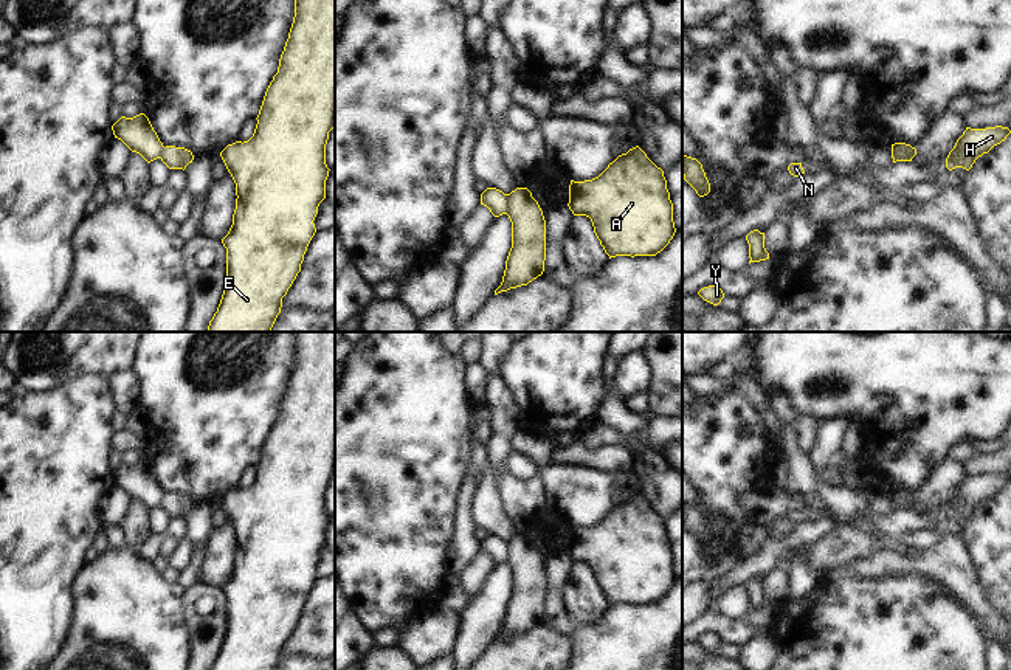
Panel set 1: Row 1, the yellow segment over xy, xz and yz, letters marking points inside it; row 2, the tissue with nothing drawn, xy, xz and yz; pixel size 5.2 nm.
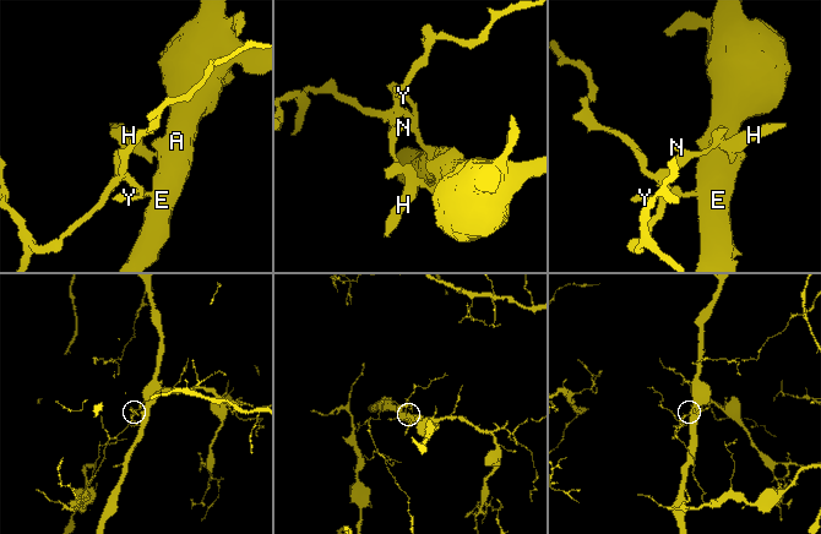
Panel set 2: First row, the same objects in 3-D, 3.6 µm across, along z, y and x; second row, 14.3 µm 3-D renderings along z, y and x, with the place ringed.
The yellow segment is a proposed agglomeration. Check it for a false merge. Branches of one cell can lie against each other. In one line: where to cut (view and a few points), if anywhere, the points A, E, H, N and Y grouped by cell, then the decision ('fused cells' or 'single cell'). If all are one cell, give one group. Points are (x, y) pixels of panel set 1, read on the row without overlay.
cut xz (509, 542), (509, 557), (506, 560); groups A E H Y / N; fused cells

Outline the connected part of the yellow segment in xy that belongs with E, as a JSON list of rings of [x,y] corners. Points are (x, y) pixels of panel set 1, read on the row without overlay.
[[[293,332],[295,338],[295,364],[285,389],[284,399],[279,406],[278,420],[270,430],[259,462],[253,484],[248,489],[236,489],[228,492],[220,504],[236,530],[236,557],[233,561],[233,572],[228,582],[222,586],[226,596],[226,633],[209,670],[274,670],[281,661],[282,645],[287,642],[298,620],[312,585],[316,580],[315,565],[318,561],[319,551],[326,546],[326,527],[329,524],[329,515],[326,512],[326,492],[329,479],[335,475],[335,332]]]

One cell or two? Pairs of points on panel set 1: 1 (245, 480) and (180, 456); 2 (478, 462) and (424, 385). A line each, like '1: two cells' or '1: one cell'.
1: two cells
2: two cells

